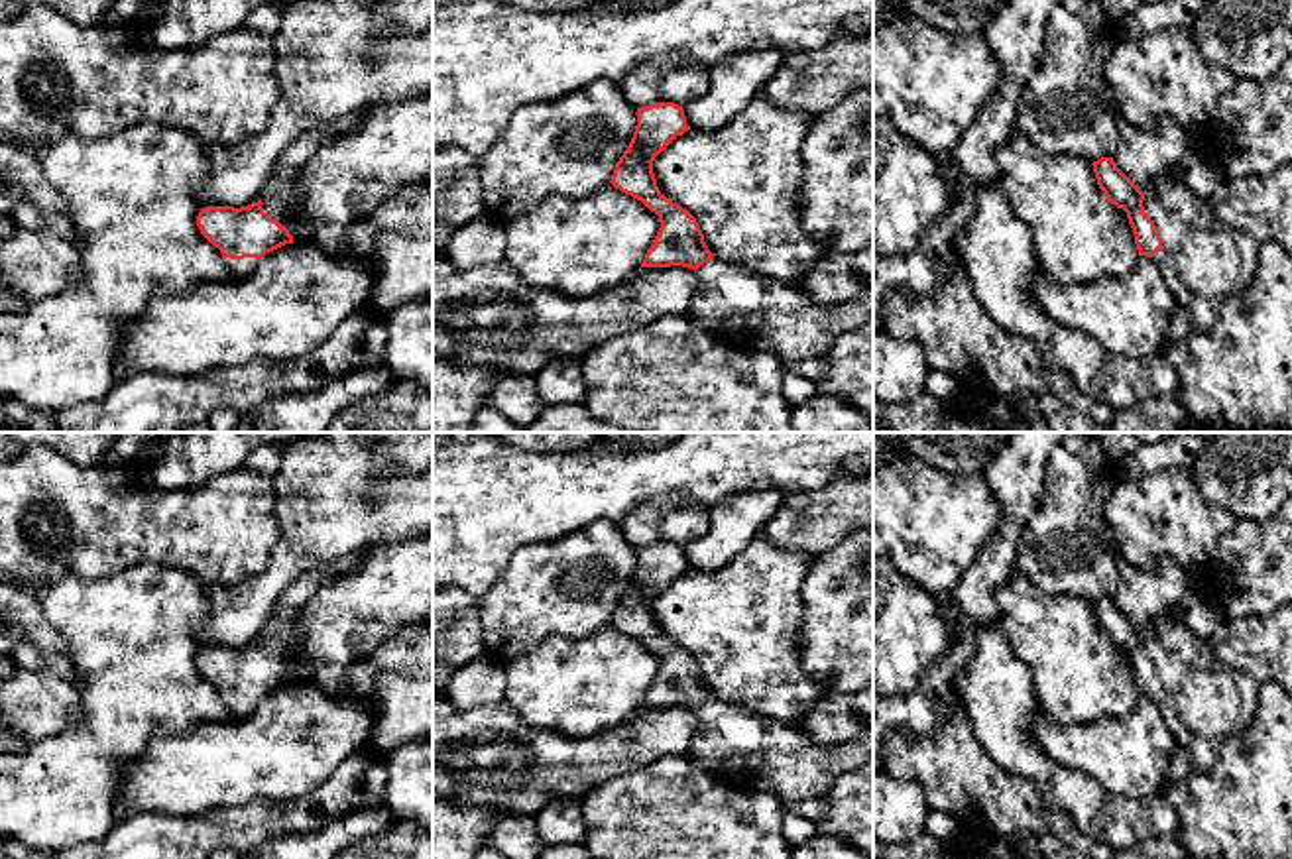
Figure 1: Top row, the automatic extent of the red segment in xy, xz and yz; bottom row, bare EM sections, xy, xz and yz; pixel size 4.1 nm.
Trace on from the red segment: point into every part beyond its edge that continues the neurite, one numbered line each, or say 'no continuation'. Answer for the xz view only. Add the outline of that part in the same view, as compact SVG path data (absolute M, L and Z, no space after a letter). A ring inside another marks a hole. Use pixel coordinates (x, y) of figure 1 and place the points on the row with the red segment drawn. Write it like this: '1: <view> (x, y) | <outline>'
1: xz (744, 309) | M712 258L696 269L688 318L730 346L775 354L783 364L826 356L873 313L873 285L855 301L820 305L794 285Z

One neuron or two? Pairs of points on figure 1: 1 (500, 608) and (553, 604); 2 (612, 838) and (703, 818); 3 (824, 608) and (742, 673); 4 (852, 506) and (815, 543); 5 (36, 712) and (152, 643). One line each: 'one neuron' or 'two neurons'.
1: one neuron
2: one neuron
3: two neurons
4: one neuron
5: two neurons

